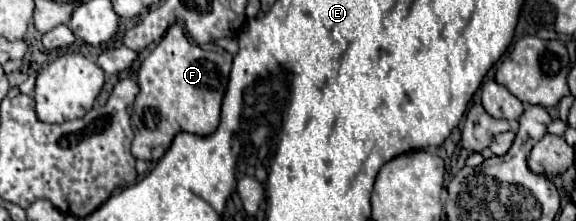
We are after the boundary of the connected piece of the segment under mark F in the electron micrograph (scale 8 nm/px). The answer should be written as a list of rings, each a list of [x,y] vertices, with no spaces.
[[[174,24],[138,70],[140,92],[132,110],[134,158],[156,164],[180,130],[200,136],[212,134],[220,122],[220,104],[230,68],[232,54],[202,50],[186,38],[182,26]]]

